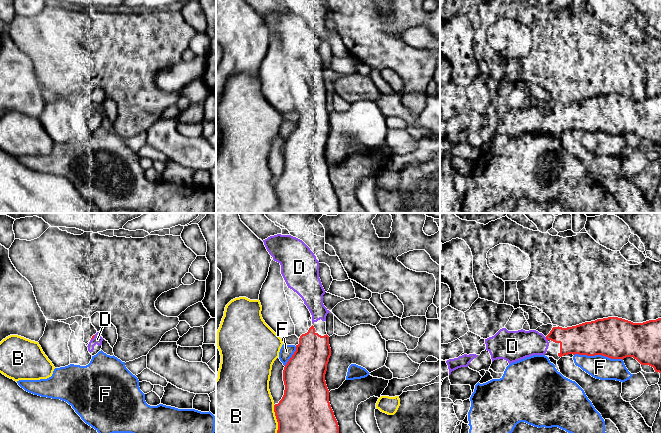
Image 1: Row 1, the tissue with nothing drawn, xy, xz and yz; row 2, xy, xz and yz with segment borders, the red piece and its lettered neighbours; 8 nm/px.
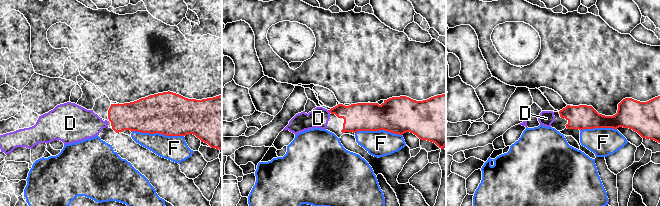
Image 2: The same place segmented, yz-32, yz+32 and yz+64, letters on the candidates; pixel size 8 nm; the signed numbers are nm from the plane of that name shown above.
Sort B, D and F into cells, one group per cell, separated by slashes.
B / D / F

